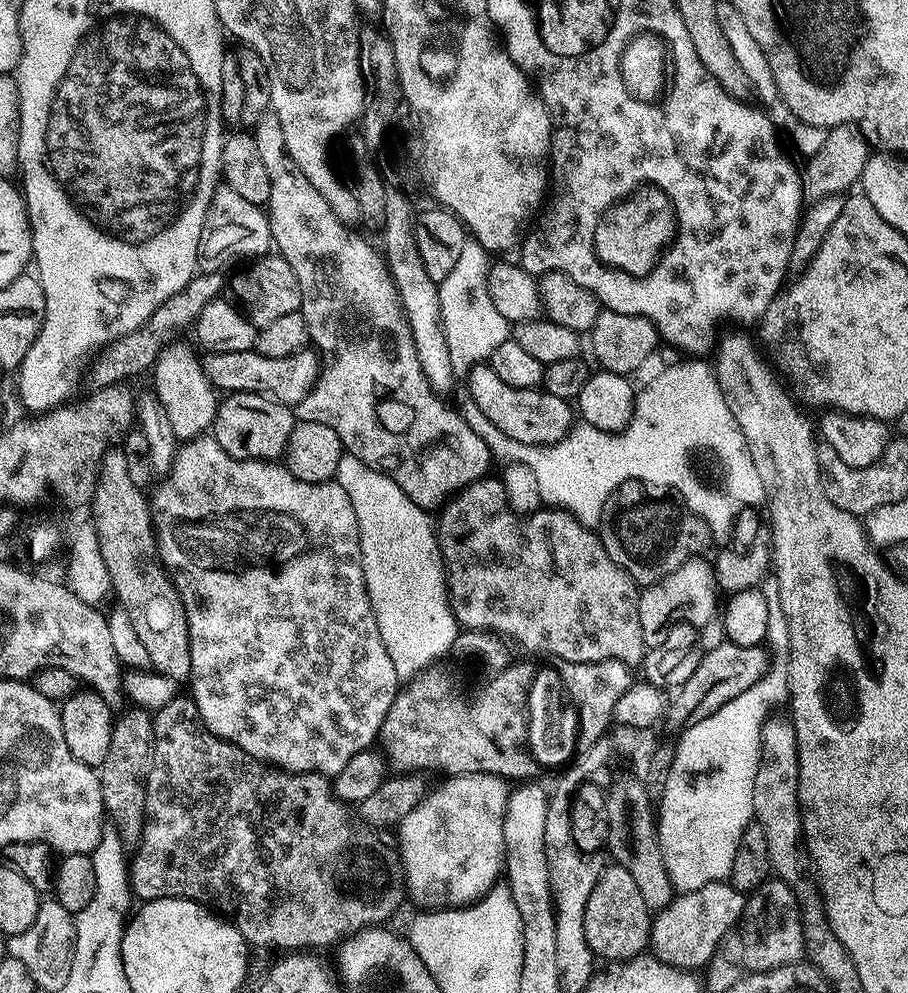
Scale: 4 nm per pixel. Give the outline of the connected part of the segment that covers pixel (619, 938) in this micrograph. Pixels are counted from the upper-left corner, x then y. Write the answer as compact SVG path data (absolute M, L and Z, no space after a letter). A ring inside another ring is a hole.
M618 863L609 864L605 872L597 875L594 890L590 890L584 925L593 957L600 959L601 956L604 962L619 962L641 955L649 947L654 916L643 902L633 875Z

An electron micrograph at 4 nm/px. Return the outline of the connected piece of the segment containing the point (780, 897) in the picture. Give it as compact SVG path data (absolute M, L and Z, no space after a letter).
M776 882L773 888L767 888L753 891L747 897L738 925L738 939L744 955L743 967L749 973L771 972L776 967L803 961L806 956L804 923L800 920L796 895L783 882Z

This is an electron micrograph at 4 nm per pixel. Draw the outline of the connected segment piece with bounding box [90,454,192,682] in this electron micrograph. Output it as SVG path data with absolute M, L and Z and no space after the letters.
M123 454L116 456L116 464L108 463L101 463L90 509L102 559L110 574L111 595L120 599L117 601L130 614L138 638L149 651L151 671L166 674L177 682L187 681L192 674L188 619L176 583L160 559L149 497L145 489L134 486Z

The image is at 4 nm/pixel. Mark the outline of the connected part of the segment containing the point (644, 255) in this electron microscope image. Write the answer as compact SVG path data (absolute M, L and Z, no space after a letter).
M644 178L600 208L592 228L592 258L604 272L610 272L610 268L612 272L620 272L620 266L630 270L630 280L634 280L634 274L658 266L664 260L664 254L678 244L678 224L680 214L674 198L668 196L668 190L662 184Z

